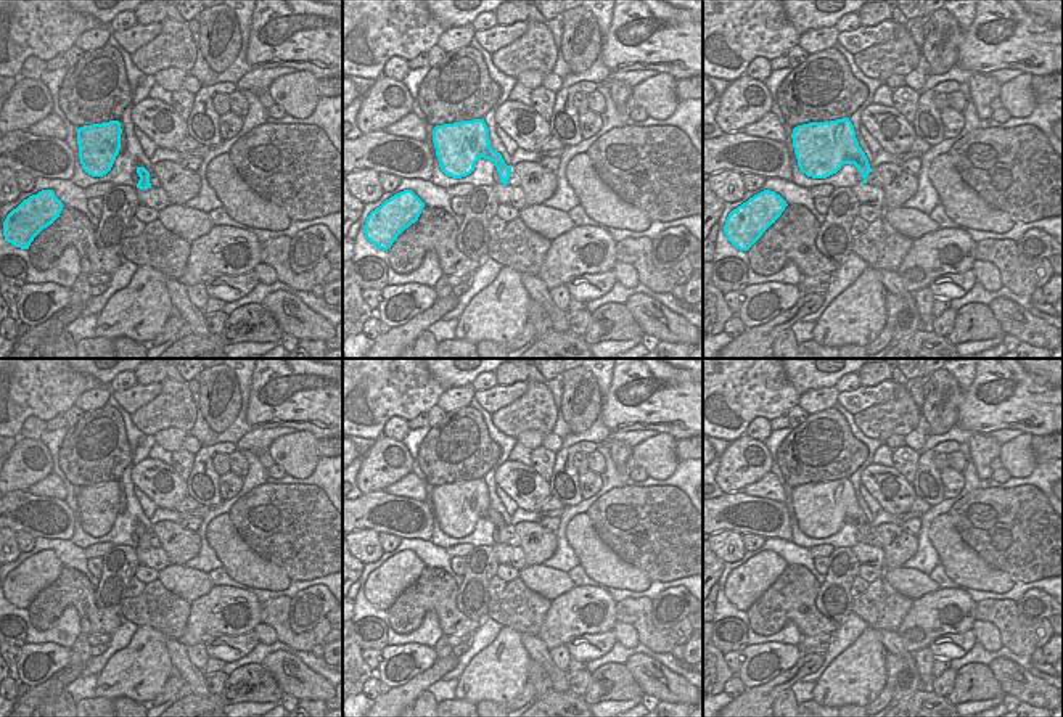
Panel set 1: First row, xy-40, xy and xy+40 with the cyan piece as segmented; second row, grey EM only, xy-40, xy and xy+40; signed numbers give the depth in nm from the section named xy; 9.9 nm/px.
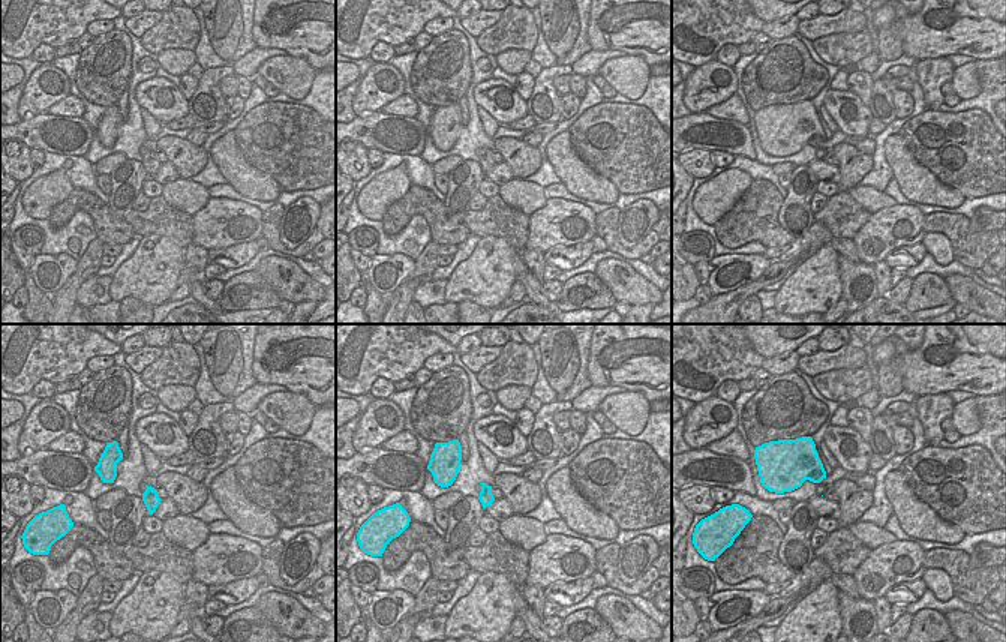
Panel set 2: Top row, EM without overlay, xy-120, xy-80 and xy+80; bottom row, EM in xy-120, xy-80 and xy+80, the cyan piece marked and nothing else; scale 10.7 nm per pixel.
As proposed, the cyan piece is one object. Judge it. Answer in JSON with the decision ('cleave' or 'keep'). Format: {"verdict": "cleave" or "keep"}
{"verdict": "keep"}

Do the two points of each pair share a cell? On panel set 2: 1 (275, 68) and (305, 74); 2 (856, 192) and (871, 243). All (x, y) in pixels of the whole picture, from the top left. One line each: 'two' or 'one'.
1: one
2: two

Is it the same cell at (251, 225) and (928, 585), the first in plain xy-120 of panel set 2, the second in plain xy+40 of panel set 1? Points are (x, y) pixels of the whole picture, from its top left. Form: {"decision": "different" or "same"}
{"decision": "different"}

